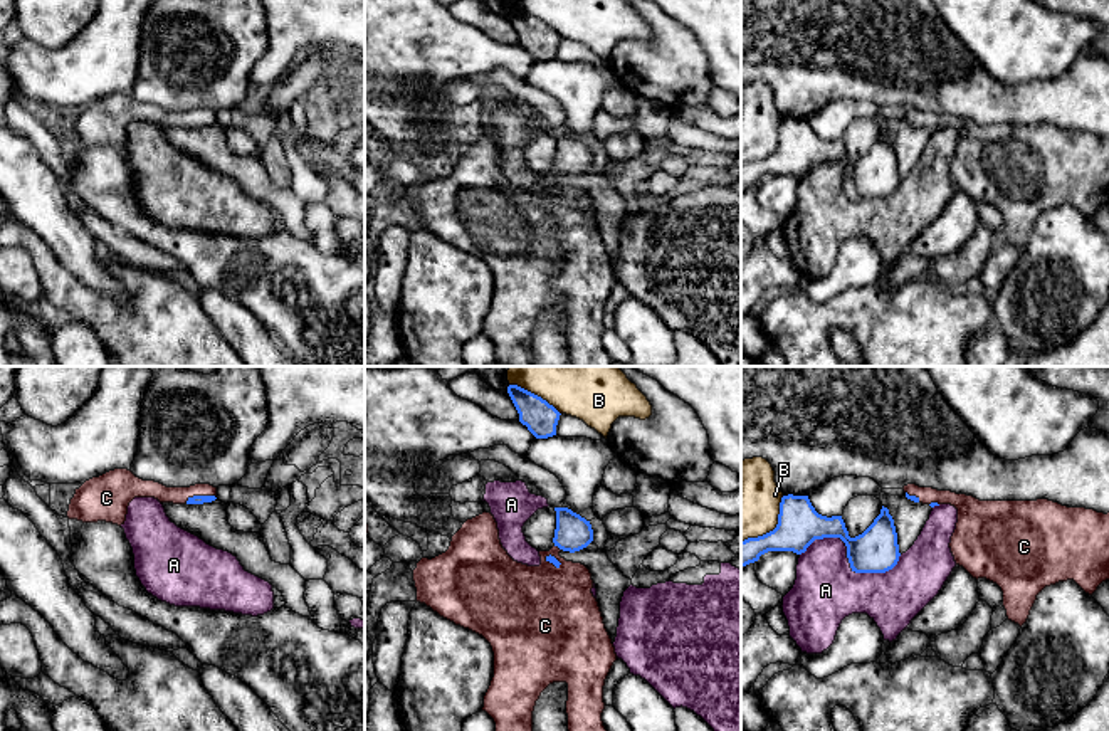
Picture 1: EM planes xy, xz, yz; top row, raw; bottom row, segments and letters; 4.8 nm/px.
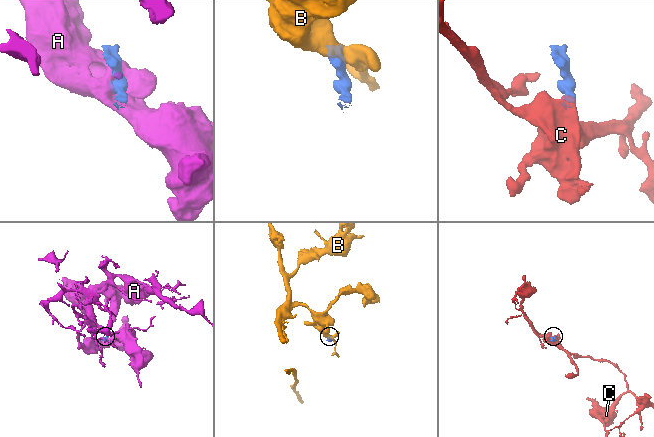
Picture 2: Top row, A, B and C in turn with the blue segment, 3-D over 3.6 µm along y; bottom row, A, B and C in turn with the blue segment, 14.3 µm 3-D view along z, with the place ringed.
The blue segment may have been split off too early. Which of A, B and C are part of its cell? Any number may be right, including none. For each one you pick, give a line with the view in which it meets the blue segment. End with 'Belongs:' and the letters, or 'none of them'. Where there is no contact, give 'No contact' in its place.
C: Touches blue in xy
Belongs: C

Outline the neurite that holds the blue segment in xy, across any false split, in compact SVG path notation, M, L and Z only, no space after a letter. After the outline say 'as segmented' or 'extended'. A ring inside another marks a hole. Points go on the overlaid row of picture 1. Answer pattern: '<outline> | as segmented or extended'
M114 469L86 481L76 489L67 518L82 523L106 521L121 526L134 497L155 497L160 502L173 504L203 504L215 501L215 496L217 487L210 484L166 487L155 481L143 481L128 469Z | extended

